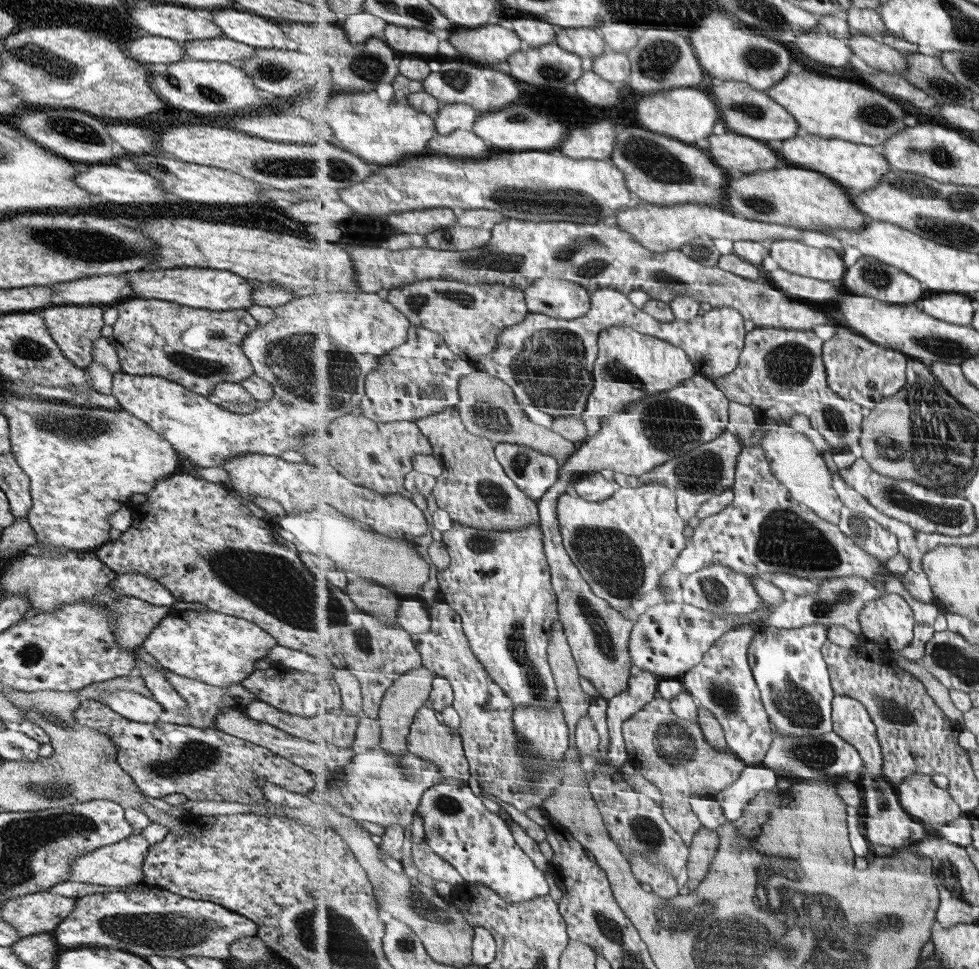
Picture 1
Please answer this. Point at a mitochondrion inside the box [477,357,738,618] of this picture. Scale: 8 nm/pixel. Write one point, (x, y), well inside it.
(612, 561)

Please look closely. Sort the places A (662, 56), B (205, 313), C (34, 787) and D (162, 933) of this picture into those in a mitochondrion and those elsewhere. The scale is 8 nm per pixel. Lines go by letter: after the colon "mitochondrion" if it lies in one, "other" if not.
A: mitochondrion
B: other
C: mitochondrion
D: mitochondrion

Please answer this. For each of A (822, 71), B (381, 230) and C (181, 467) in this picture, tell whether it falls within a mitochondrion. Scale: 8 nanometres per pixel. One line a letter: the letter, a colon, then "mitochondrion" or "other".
A: other
B: mitochondrion
C: other

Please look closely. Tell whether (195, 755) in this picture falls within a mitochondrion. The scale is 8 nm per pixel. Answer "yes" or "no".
yes

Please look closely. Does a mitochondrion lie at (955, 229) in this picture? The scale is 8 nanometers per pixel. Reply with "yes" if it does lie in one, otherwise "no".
yes

